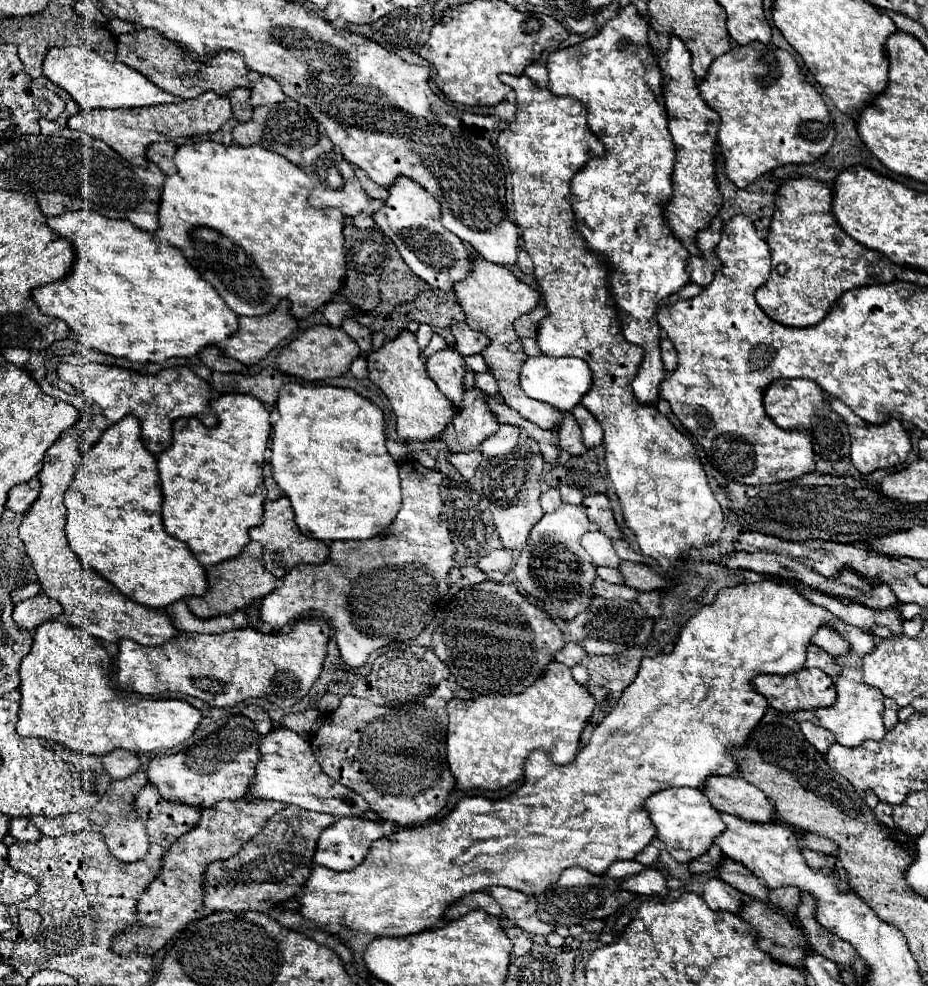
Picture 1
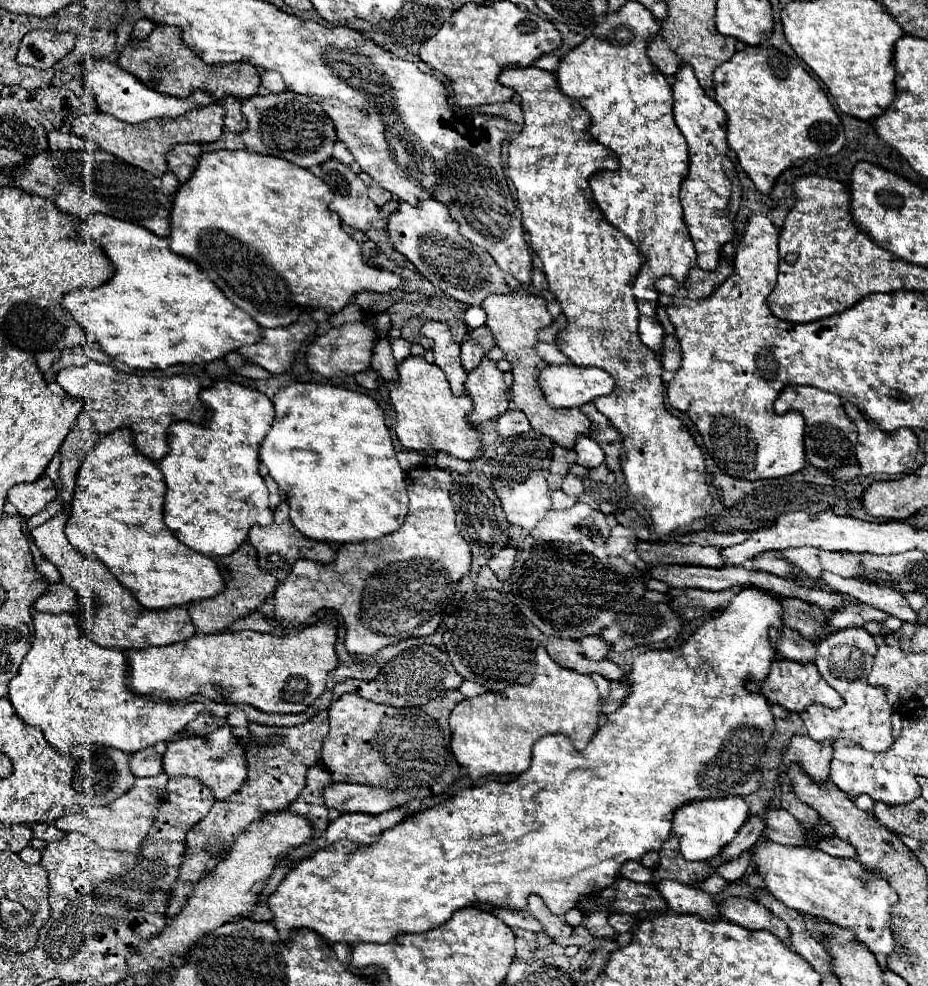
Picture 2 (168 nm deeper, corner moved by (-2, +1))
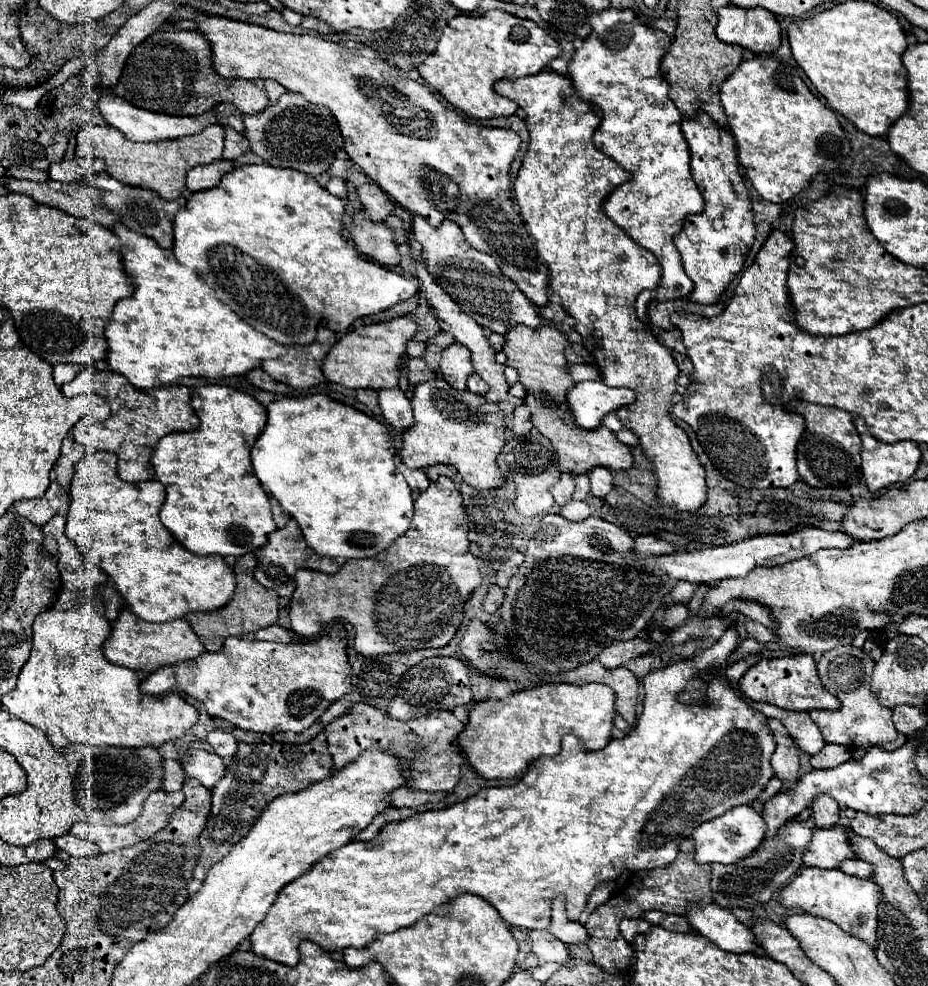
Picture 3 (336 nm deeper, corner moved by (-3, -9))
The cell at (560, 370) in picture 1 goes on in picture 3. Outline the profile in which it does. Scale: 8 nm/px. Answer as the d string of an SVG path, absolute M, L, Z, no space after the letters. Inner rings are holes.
M581 381L567 391L567 405L577 427L595 429L601 425L603 415L635 401L631 389L609 387L601 381Z

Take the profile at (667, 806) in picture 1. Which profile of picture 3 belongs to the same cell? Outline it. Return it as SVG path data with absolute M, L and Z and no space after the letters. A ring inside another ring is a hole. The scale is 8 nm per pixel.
M737 805L729 809L725 815L715 817L711 821L701 823L693 831L693 843L695 843L695 863L737 863L745 859L749 853L753 853L761 841L765 839L767 825L761 819L761 815L751 807L751 805Z

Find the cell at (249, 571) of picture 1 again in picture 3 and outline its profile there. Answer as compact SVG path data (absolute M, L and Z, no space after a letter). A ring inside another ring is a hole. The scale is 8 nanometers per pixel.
M247 553L237 559L237 563L233 565L233 571L237 577L237 589L235 589L233 599L225 607L221 607L217 611L209 611L209 613L189 613L187 615L189 625L199 635L199 639L207 651L219 651L223 647L225 639L231 635L241 637L245 633L255 633L257 629L273 625L277 621L279 595L275 591L269 591L267 587L261 587L261 583L255 581L255 577L253 577L255 565L257 565L257 559L253 553Z

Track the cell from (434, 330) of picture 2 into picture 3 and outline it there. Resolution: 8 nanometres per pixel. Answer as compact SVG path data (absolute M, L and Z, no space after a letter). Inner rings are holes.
M453 343L441 351L441 361L439 361L439 373L443 379L455 387L457 391L465 391L465 381L473 373L469 349Z

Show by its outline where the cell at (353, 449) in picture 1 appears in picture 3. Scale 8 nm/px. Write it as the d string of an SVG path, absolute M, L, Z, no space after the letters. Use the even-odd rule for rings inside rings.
M323 393L317 395L309 395L309 397L281 397L277 401L273 401L267 407L269 415L267 415L267 425L263 429L263 433L259 435L257 443L251 449L251 463L255 469L257 479L261 481L261 485L265 487L267 493L271 493L281 507L299 523L305 541L309 543L309 547L325 557L333 557L333 559L361 559L361 557L375 557L377 553L385 551L397 537L401 537L411 523L413 517L413 499L411 499L411 489L405 481L405 477L397 471L395 467L395 445L391 435L387 433L387 427L383 423L379 423L377 419L365 415L363 411L345 405L341 401L335 401Z

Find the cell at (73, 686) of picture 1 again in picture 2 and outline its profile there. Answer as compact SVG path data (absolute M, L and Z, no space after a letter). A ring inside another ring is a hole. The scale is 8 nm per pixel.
M72 613L34 615L34 641L18 675L8 681L8 699L24 723L42 729L46 741L62 753L78 743L98 743L126 753L160 741L170 743L204 707L202 703L150 701L130 691L124 653L96 645Z

